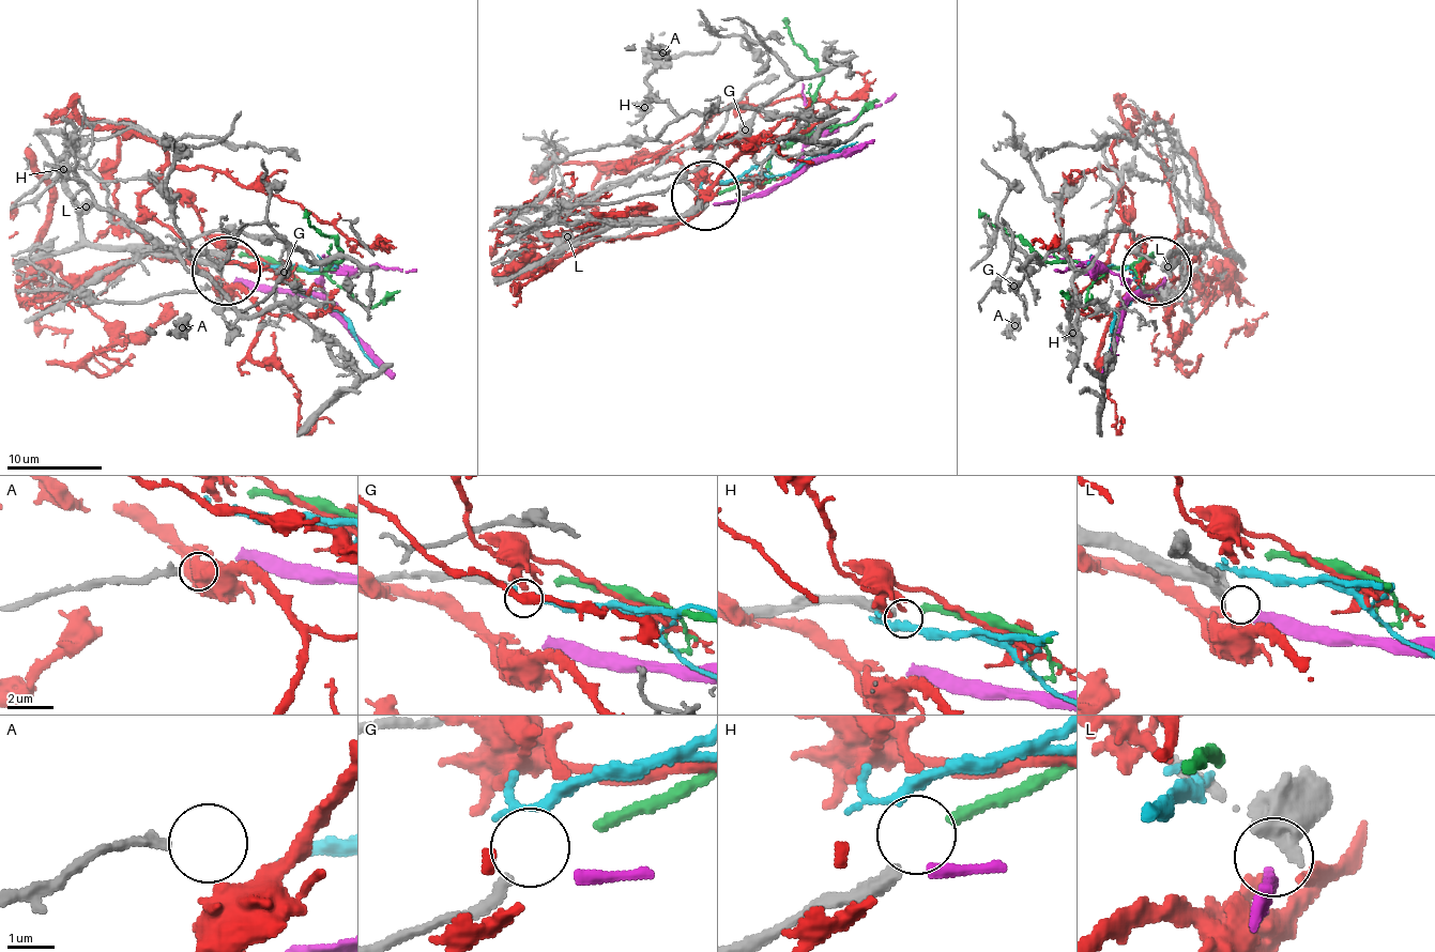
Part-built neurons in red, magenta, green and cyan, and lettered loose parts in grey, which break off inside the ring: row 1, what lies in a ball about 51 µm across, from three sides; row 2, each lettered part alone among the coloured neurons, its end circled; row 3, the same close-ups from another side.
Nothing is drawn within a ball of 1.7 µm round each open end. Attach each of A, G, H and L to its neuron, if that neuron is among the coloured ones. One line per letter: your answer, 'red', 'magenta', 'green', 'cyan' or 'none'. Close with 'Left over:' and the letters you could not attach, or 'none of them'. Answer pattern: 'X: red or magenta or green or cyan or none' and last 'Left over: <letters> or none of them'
A: none
G: cyan
H: green
L: magenta
Left over: A

